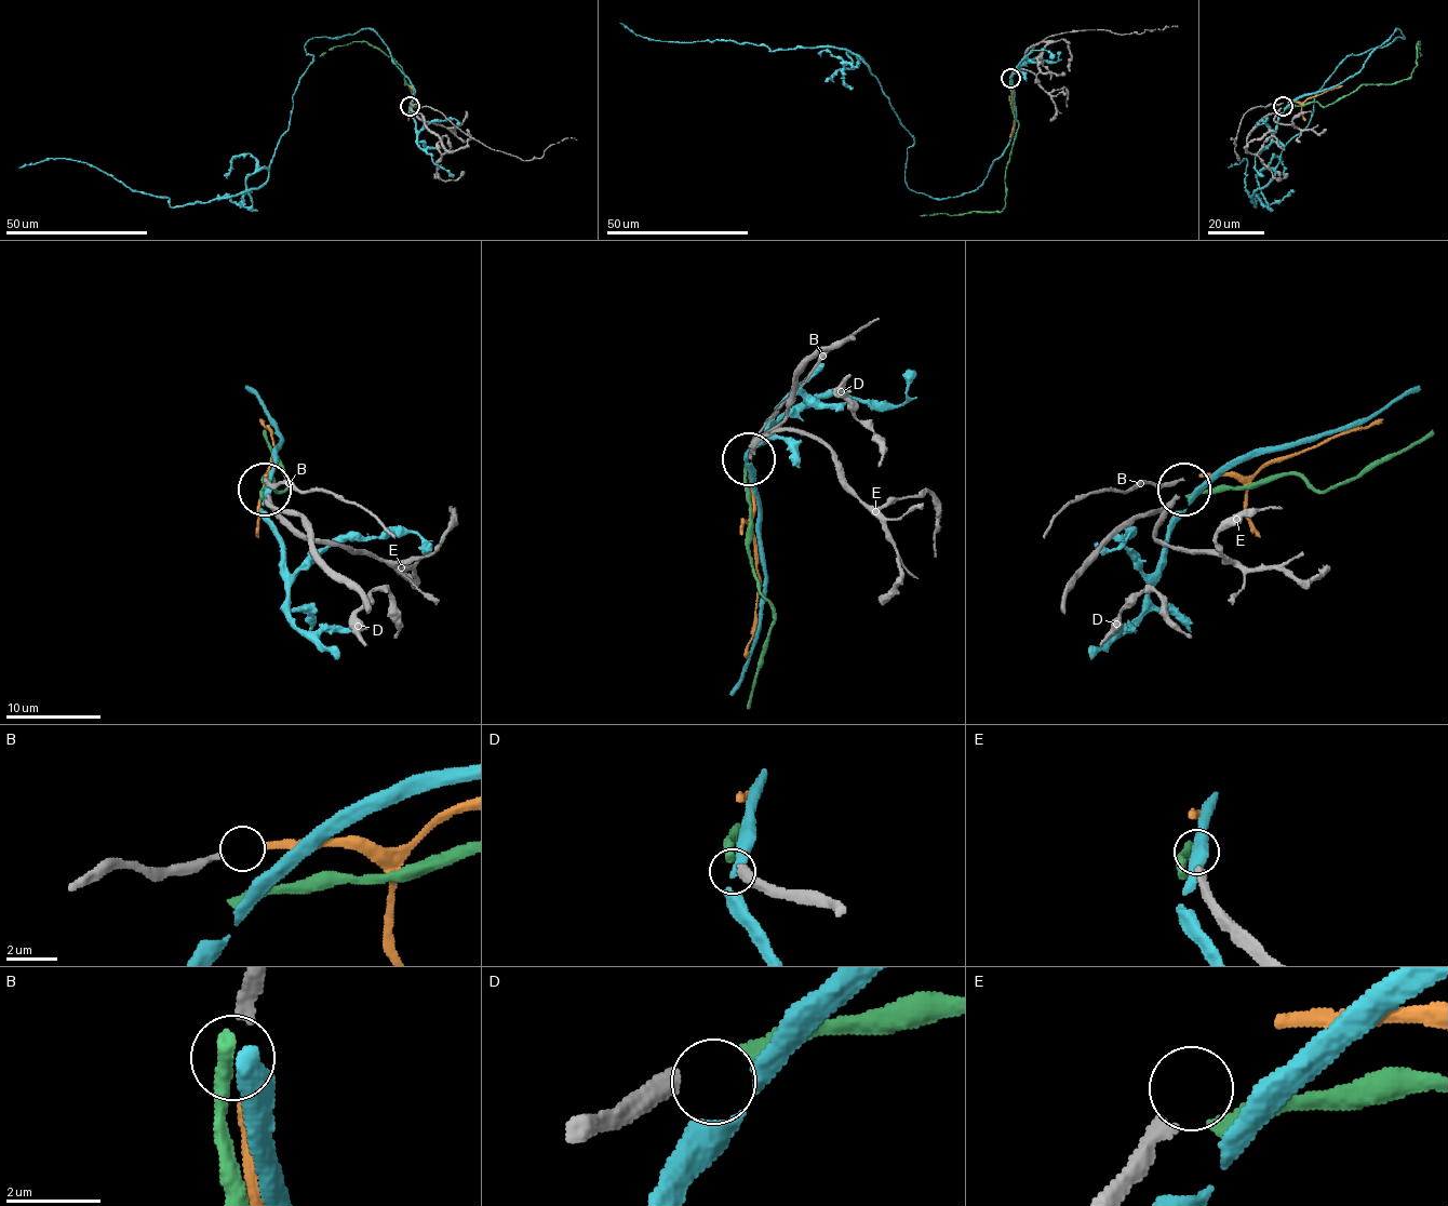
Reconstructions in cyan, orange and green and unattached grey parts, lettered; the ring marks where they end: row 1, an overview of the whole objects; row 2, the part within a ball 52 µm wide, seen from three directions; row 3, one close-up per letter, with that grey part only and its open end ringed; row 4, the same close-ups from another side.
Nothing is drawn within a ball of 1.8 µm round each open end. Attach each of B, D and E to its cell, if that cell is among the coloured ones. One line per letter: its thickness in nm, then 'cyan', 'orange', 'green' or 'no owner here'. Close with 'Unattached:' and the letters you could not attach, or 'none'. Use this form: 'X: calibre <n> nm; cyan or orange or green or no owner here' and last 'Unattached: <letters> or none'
B: calibre 280 nm; orange
D: calibre 440 nm; green
E: calibre 340 nm; no owner here
Unattached: E

